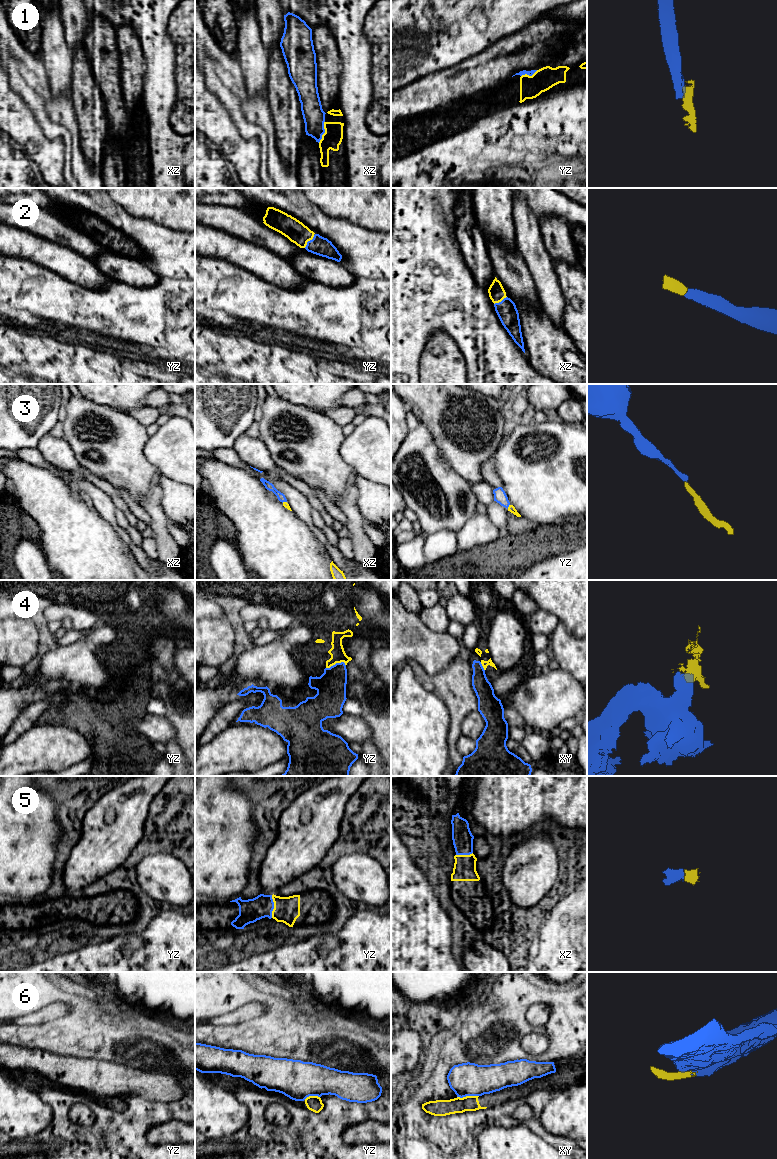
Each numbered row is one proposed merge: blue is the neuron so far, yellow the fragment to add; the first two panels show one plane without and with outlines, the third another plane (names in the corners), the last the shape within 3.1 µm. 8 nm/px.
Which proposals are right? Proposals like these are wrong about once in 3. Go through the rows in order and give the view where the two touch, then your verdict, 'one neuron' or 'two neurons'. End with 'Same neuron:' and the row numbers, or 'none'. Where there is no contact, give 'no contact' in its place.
1: xz | two neurons
2: yz | one neuron
3: yz | one neuron
4: yz | one neuron
5: yz | one neuron
6: xy | two neurons
Same neuron: 2, 3, 4, 5

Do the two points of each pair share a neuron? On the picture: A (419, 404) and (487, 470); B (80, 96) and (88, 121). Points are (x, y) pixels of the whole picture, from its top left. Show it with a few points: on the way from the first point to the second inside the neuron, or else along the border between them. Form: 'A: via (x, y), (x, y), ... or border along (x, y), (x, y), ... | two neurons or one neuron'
A: border along (491, 458), (482, 464), (481, 475), (483, 480) | two neurons
B: via (86, 102), (88, 104), (88, 115) | one neuron

